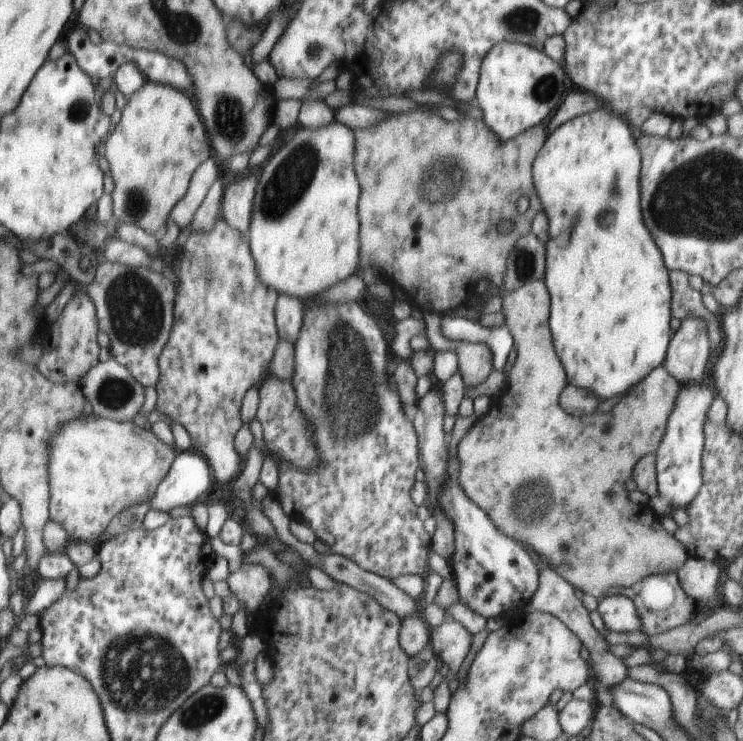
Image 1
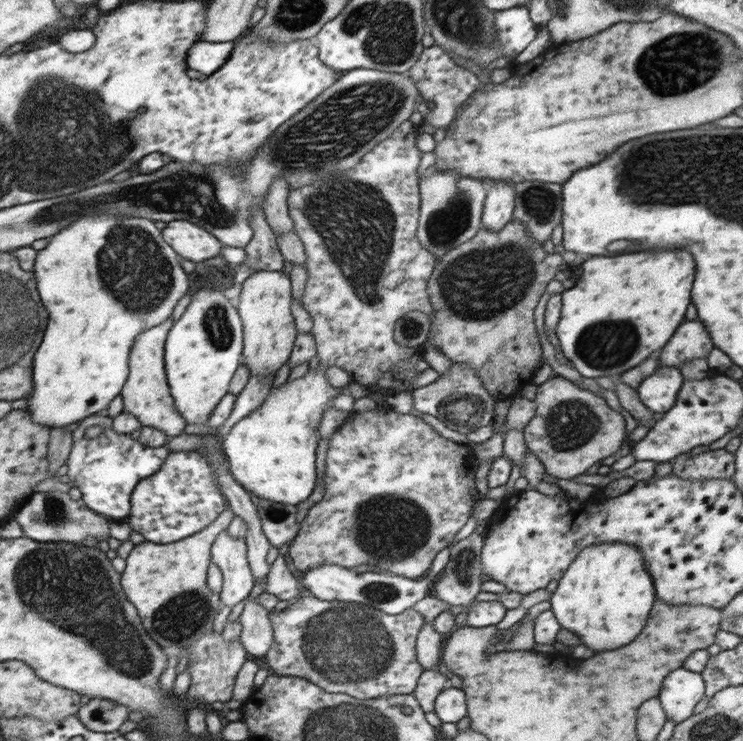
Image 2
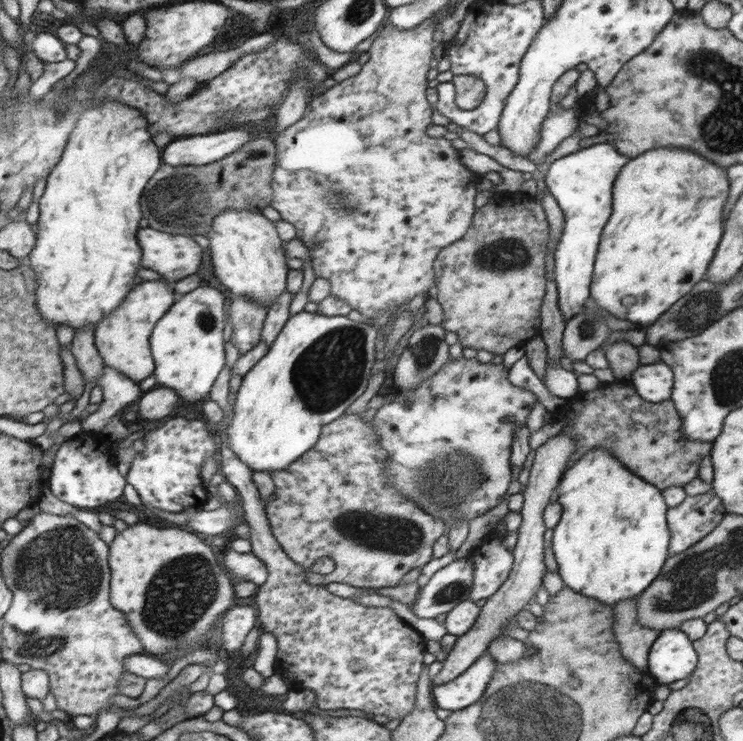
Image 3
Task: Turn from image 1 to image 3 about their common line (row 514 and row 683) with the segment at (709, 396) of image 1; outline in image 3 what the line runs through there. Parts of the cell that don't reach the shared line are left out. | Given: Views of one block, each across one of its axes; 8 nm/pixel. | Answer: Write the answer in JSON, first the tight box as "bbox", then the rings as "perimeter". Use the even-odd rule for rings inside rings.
{"bbox":[648,629,700,684],"perimeter":[[[680,629],[663,630],[649,652],[648,671],[661,684],[692,676],[700,658],[694,642]]]}

